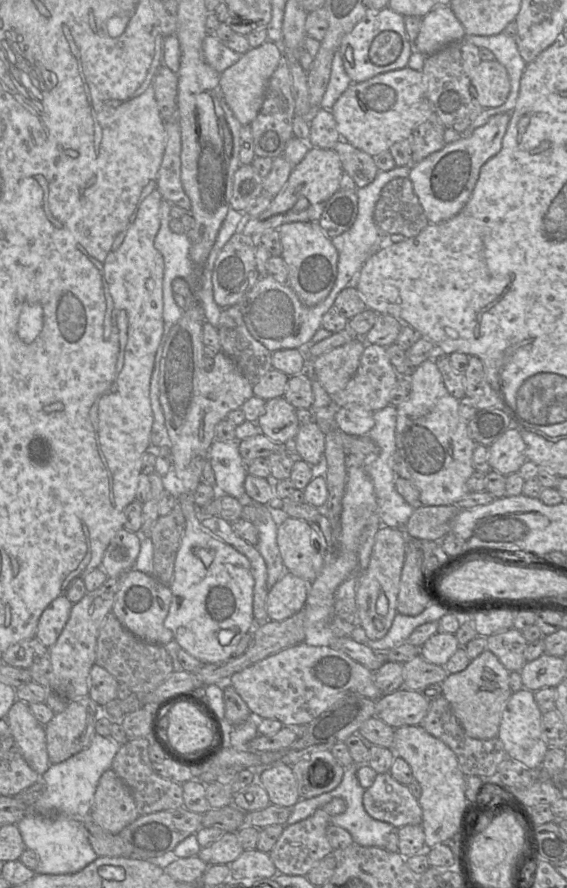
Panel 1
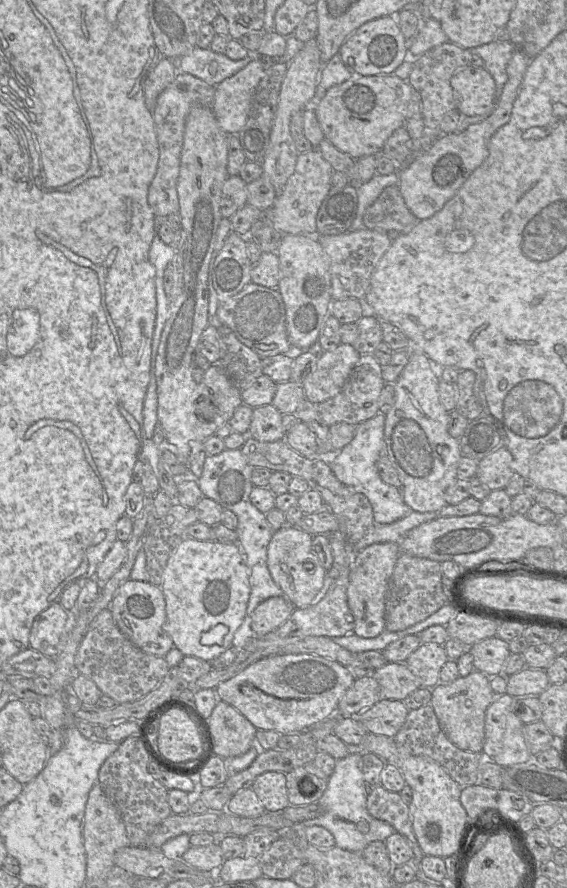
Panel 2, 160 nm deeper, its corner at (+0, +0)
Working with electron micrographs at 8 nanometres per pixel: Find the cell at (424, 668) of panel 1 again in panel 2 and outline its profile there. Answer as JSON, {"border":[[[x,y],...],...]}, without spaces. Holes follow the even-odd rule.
{"border":[[[405,662],[387,663],[371,674],[378,682],[381,700],[403,701],[421,687],[419,679],[410,671]]]}

